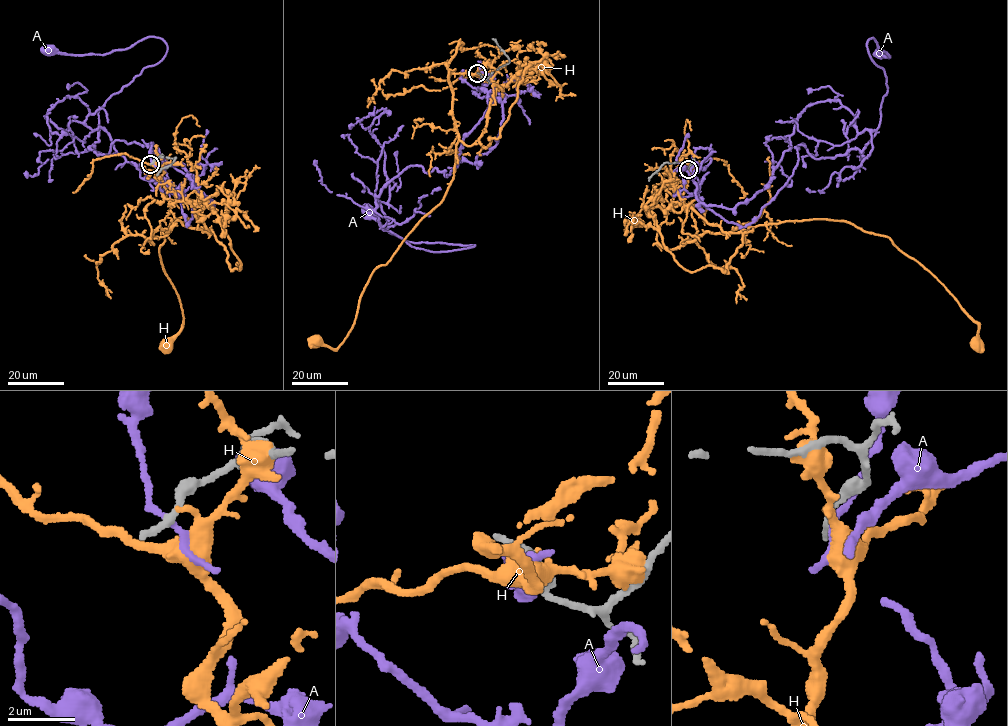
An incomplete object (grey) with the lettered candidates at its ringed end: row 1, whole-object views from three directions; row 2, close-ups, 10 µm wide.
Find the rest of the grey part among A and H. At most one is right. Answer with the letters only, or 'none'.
none

